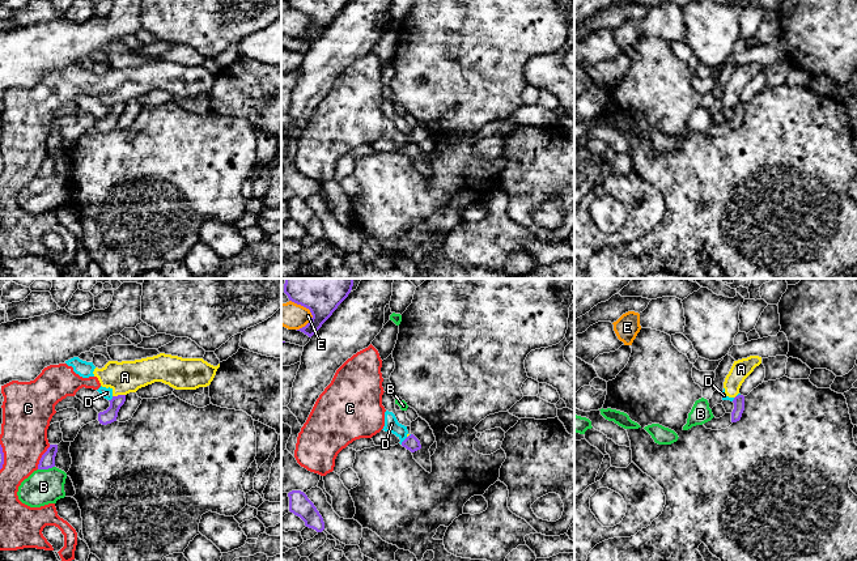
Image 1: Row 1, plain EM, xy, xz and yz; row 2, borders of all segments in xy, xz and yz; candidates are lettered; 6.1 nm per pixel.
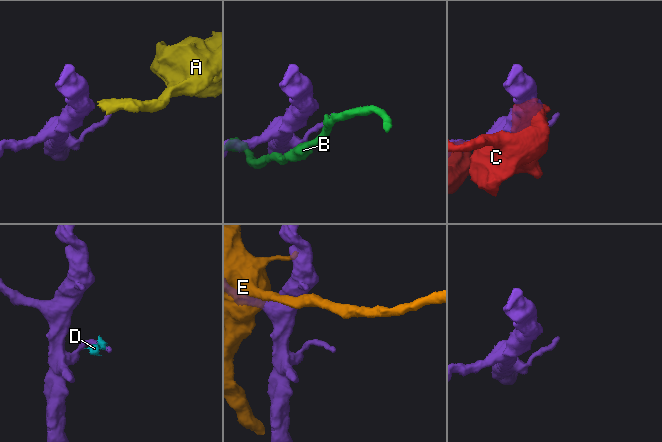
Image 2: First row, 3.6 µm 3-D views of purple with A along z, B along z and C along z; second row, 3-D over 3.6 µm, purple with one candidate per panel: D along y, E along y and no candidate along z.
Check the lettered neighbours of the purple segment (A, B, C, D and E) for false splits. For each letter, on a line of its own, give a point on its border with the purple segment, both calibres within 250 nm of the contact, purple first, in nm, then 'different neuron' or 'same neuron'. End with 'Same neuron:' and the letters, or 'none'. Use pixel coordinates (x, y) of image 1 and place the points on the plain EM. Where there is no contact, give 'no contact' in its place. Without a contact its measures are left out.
A: contact xy (118, 102); calibres 90 and 200 nm; different neuron
B: contact xy (46, 175); calibres 90 and 220 nm; different neuron
C: contact xy (42, 164); calibres 90 and 280 nm; different neuron
D: contact xz (403, 148); calibres 90 and 90 nm; different neuron
E: contact xz (310, 18); calibres 160 and 160 nm; different neuron
Same neuron: none

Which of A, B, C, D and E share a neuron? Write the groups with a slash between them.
A C D / B / E

